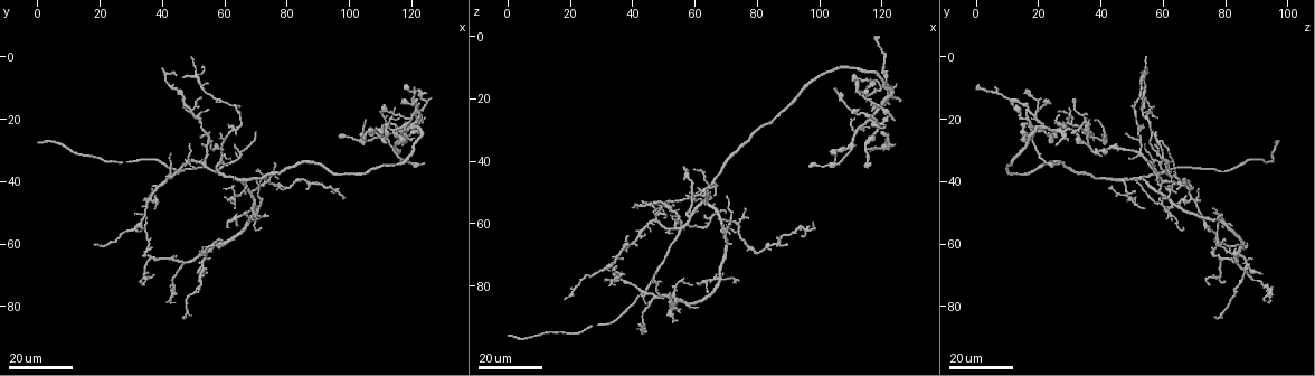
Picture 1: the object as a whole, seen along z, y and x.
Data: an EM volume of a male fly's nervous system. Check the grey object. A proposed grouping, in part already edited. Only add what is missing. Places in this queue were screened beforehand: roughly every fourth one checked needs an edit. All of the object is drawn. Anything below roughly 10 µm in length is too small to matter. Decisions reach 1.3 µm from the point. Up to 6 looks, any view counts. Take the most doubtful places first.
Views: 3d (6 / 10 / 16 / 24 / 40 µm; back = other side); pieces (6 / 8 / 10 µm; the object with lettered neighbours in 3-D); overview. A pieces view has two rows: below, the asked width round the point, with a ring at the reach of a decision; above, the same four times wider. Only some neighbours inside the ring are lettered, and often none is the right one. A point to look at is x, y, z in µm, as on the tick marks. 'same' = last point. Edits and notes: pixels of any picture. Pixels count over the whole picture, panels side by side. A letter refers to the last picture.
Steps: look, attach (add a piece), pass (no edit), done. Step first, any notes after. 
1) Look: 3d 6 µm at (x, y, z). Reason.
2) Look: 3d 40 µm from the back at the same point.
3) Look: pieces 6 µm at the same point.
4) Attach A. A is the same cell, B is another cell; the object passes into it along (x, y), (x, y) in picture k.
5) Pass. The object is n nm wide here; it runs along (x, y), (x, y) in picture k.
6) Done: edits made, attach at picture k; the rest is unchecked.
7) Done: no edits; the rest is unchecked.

Look: 3d 16 µm at (1, 28, 97). End of a long branch.

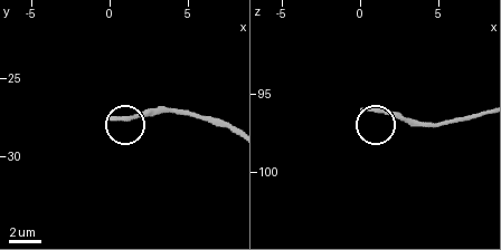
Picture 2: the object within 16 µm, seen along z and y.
Look: pieces 10 µm at (0.2, 27.6, 96.0). What lies round it.

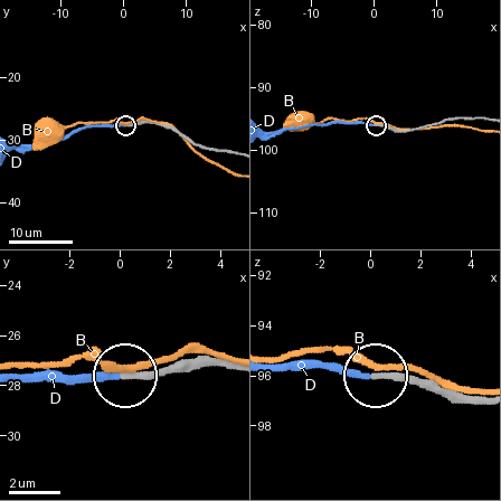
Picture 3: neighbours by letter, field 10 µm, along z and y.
Attach D. D is the same cell, B is another cell; the object passes into it along (191, 364), (149, 377), (20, 383) in picture 3; it goes on there.

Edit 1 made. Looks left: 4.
Look: 3d 16 µm at (56, 30, 42).

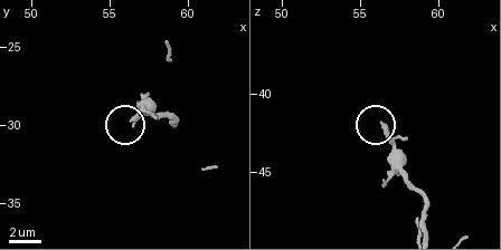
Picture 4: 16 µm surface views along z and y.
Look: pieces 6 µm at (56.4, 29.6, 42.0).

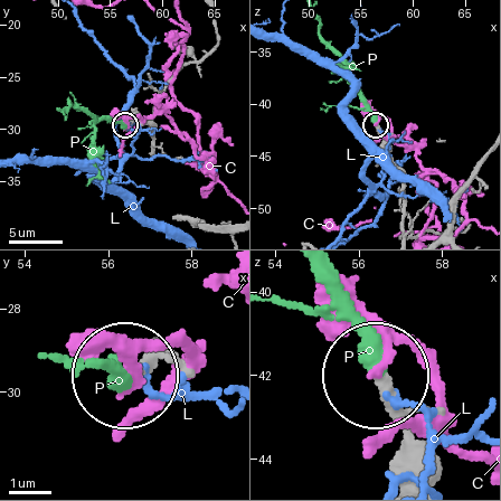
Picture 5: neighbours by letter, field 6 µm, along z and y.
Attach P. P is the same cell, C and L are other cells; it goes on there.

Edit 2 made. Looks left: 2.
Done: edits made, attach at picture 3, attach at picture 5; the rest is unchecked.

